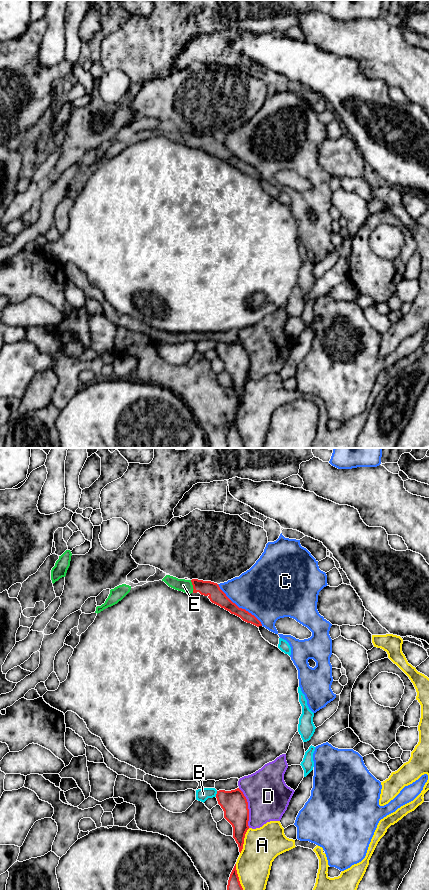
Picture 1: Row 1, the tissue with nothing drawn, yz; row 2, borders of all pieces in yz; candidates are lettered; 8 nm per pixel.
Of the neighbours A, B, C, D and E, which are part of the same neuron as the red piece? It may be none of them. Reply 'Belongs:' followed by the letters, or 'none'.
Belongs: E

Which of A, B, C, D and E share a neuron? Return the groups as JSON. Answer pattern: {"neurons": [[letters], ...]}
{"neurons": [["A"], ["B"], ["C"], ["D"], ["E"]]}

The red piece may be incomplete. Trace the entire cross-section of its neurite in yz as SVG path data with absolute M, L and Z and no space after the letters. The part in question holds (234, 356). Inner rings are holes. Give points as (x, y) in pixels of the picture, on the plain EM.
M239 340L231 343L219 342L217 343L216 350L224 363L224 370L233 379L233 390L238 396L239 404L241 405L245 386L249 381L247 351Z

